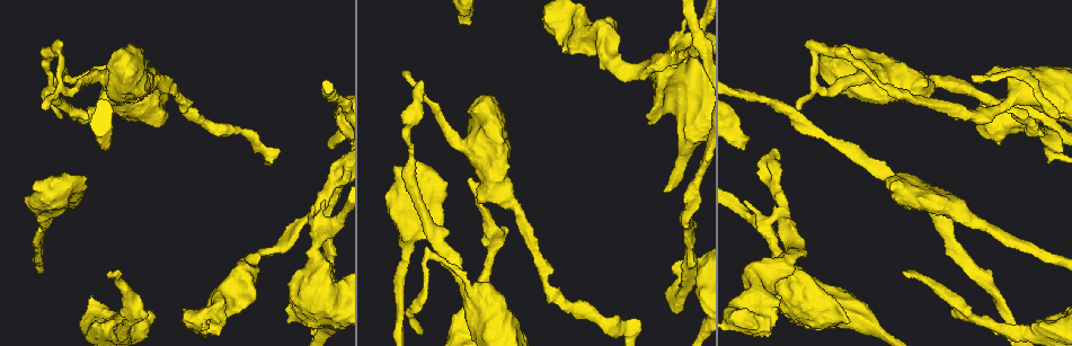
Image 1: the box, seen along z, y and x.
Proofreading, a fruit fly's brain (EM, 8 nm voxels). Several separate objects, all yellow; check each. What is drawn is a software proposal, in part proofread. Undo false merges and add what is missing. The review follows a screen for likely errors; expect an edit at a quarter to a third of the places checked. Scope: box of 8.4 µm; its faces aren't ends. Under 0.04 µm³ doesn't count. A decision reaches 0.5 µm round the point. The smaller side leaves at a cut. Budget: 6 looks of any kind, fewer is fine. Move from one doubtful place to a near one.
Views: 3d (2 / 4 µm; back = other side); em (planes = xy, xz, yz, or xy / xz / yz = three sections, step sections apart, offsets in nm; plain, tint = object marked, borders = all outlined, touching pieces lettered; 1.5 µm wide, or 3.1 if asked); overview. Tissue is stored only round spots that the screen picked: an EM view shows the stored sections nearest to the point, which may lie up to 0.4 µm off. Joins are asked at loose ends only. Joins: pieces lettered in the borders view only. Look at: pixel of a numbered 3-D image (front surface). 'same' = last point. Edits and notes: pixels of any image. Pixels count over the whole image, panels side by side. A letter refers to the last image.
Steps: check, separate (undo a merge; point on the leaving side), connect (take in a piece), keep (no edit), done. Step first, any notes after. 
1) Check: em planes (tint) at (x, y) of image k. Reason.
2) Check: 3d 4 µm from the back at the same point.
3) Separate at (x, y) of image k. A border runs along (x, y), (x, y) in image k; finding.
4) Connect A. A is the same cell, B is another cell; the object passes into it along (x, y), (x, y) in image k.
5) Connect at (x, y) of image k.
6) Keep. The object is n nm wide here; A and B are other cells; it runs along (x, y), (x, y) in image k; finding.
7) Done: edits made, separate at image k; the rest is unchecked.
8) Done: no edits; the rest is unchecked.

Check: em planes (borders) at (468, 20) of image 1. Free end.

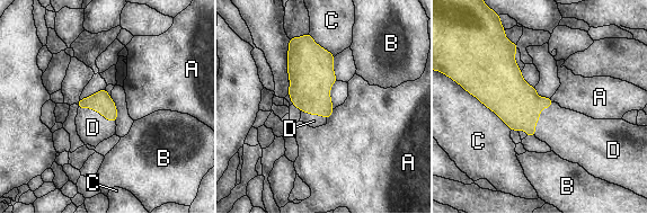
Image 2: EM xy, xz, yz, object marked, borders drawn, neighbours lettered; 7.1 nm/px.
Connect D. D is the same cell, A, B and C are other cells; the object passes into it along (510, 97), (539, 115), (568, 133) in image 2; the cell continues.

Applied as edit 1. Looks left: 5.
Check: overview. See it whole again.

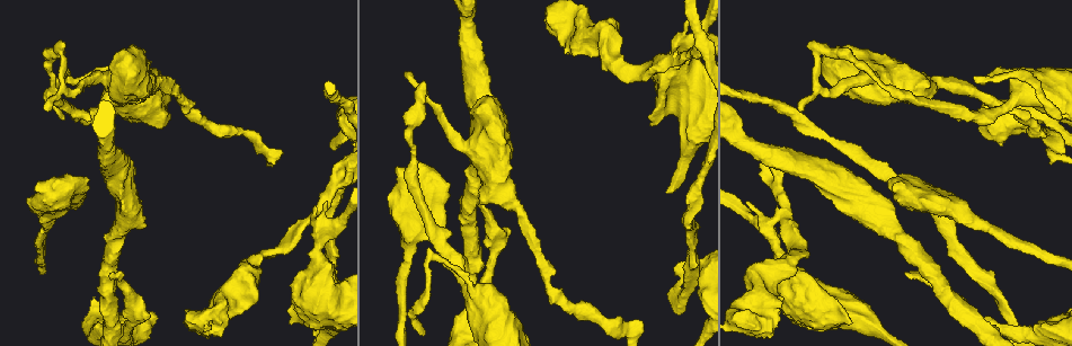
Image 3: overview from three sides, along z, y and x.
Check: 3d 4 µm from the back at (675, 59) of image 3. Four or more arms meet.

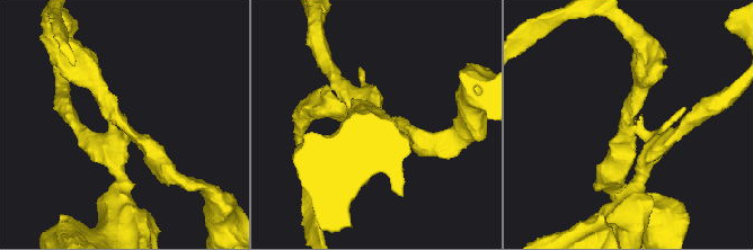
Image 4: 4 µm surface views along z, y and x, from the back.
Check: em xy step 4 (tint) at (124, 127) of image 4. Now the EM.

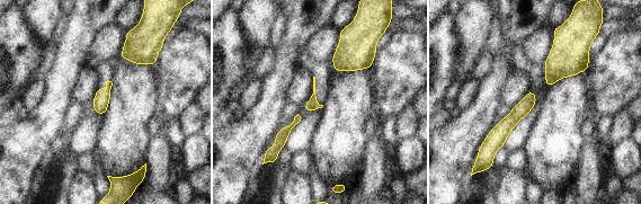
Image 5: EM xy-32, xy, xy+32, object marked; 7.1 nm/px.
Check: em yz step 8 (borders) at the same point.

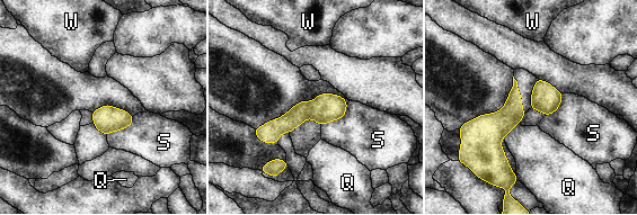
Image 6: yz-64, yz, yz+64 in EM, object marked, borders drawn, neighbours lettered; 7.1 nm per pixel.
Separate at (326, 107) of image 6. The object is 180 nm wide here; Q, S and W are other cells; a border runs along (310, 102), (308, 117) in image 6; two cells meet here.

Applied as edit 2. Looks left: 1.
Done: edits made, connect at image 2, separate at image 6; the rest is unchecked.

